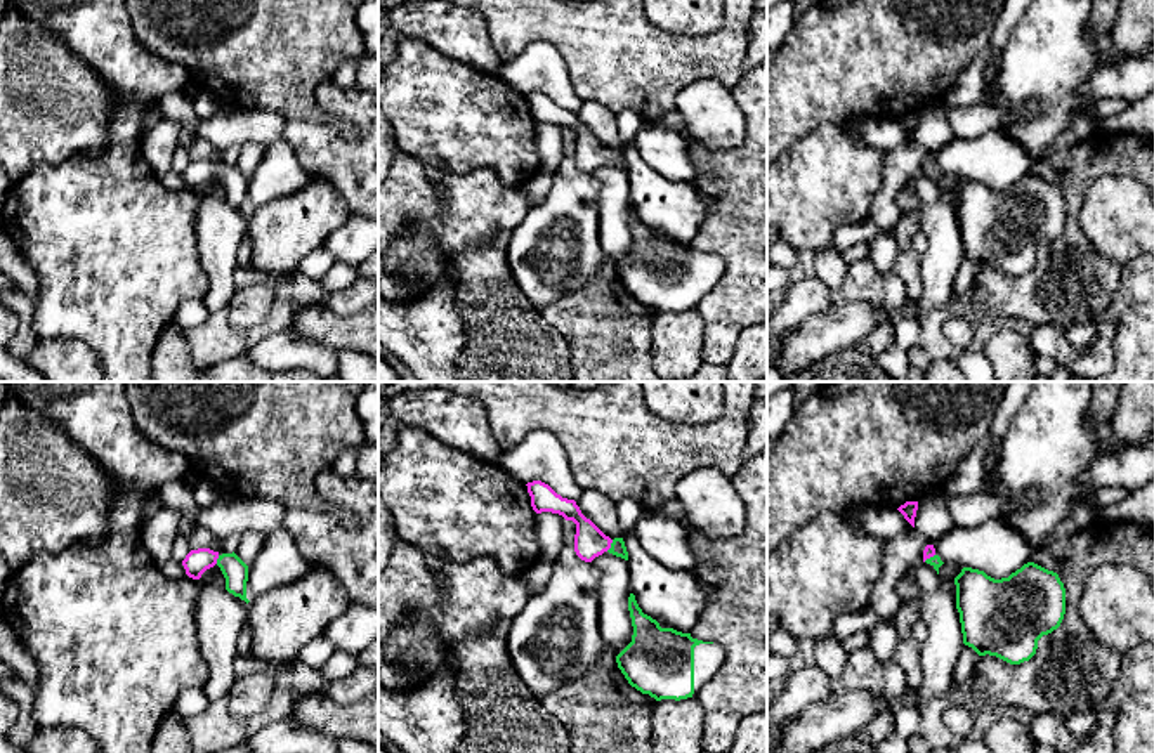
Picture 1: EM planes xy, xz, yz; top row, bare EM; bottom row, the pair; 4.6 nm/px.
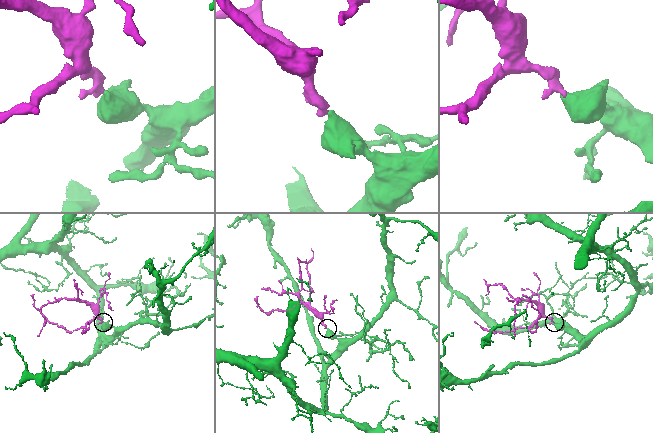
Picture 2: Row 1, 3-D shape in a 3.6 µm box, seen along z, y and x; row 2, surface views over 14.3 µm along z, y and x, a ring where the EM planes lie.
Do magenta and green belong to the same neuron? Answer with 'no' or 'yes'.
yes

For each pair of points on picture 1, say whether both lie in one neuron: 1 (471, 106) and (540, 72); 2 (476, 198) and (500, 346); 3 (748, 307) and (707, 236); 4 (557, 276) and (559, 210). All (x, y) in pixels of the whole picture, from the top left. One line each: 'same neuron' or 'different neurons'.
1: different neurons
2: same neuron
3: same neuron
4: same neuron

